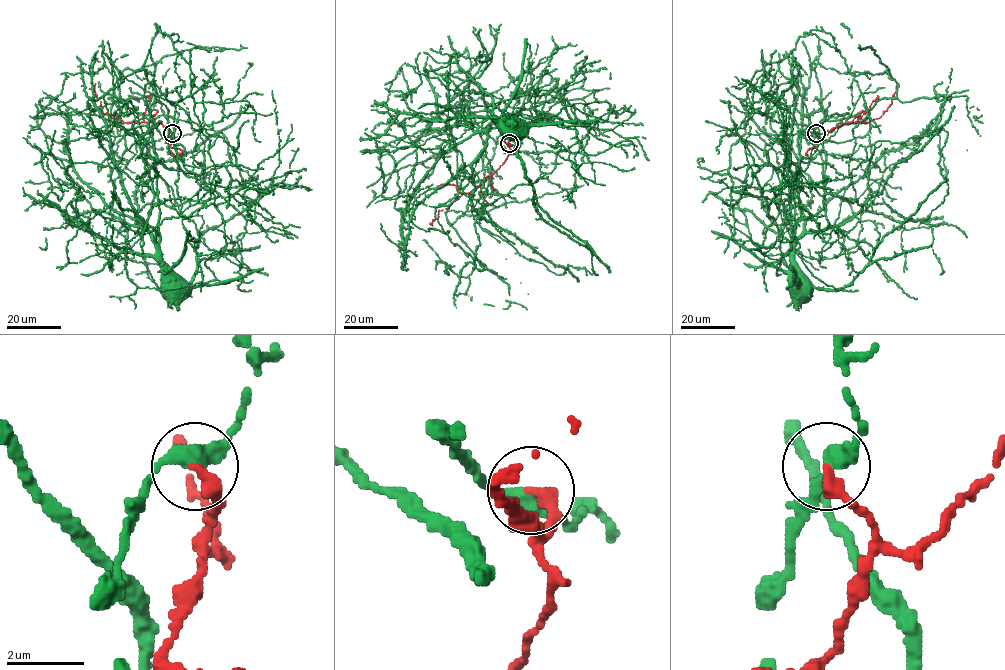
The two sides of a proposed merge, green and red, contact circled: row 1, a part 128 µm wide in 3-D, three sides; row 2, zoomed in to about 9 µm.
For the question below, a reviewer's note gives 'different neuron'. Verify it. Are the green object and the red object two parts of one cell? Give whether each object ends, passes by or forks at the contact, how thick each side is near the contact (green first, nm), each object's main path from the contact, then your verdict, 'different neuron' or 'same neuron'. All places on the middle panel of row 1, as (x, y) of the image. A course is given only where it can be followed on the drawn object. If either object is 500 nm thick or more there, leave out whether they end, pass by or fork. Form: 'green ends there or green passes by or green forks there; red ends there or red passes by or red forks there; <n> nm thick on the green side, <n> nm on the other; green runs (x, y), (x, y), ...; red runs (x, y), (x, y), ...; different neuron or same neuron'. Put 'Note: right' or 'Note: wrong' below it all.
green passes by; red ends there; 360 nm thick on the green side, 360 nm on the other; green runs (509, 144), (502, 139), (531, 123), (477, 128), (467, 115), (466, 74), (440, 75), (473, 83), (502, 123); red runs (509, 144), (510, 152), (498, 169), (438, 211), (432, 225); different neuron
Note: right

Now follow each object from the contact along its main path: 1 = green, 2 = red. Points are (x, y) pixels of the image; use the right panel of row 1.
1: (817, 133), (806, 170), (796, 174), (801, 136), (747, 133), (754, 73), (767, 71), (777, 86), (796, 275)
2: (817, 133), (823, 139), (842, 123), (867, 123), (879, 118), (892, 102), (898, 83)

